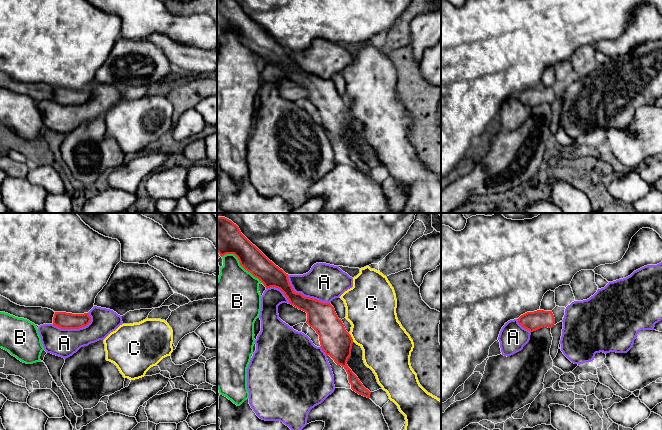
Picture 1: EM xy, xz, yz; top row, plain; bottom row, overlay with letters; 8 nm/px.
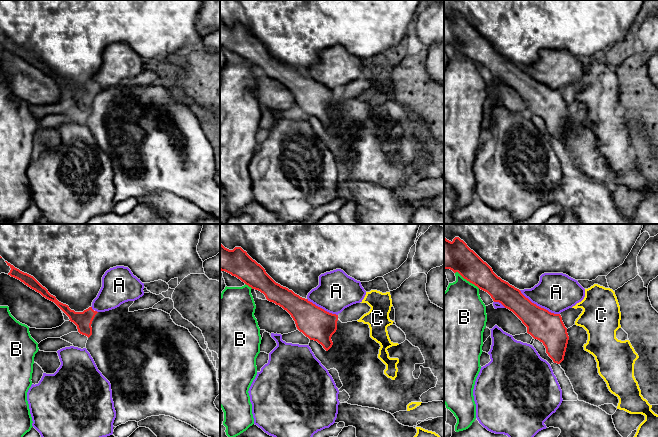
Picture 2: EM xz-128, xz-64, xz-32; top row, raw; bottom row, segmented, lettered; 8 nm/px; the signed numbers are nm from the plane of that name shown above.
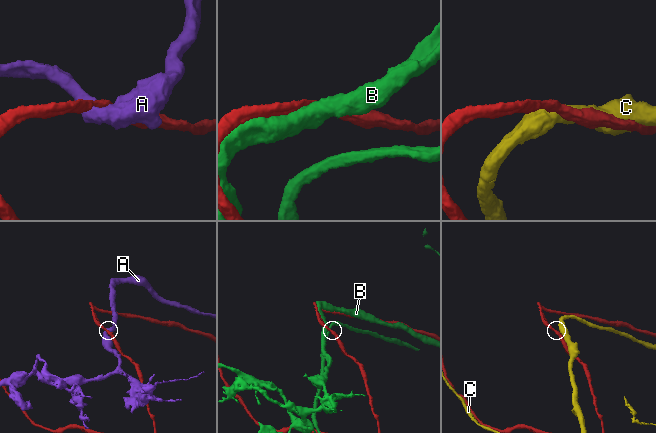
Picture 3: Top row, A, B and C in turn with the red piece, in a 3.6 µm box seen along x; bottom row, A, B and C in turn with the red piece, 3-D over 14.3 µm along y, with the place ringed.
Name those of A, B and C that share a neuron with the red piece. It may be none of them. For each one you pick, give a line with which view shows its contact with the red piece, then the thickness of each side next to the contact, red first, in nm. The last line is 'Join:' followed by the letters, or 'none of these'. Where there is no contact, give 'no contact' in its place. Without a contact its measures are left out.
A: xz | 220/300 nm
Join: A

